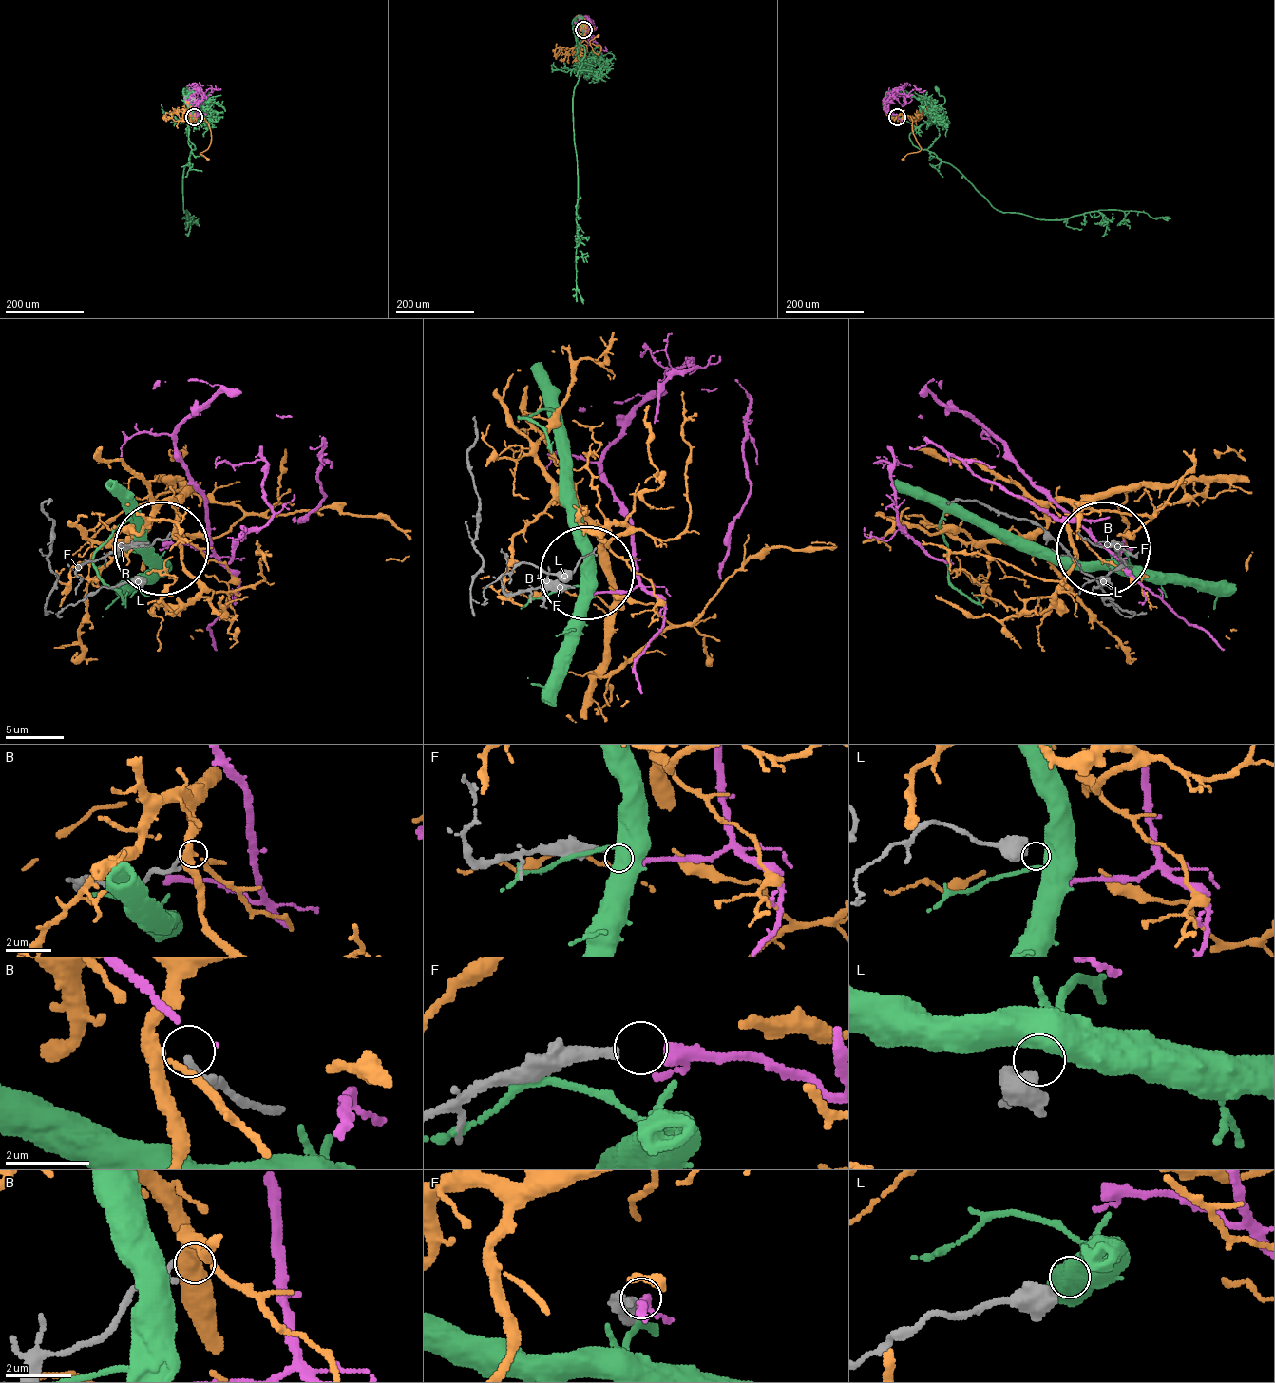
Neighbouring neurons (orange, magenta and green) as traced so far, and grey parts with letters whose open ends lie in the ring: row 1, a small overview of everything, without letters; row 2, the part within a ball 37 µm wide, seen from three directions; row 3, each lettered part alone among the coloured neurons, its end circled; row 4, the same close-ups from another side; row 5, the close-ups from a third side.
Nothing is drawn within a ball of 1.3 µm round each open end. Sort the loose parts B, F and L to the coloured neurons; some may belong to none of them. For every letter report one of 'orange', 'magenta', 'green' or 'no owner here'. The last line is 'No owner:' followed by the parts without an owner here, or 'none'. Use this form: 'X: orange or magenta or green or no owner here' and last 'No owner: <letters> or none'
B: no owner here
F: magenta
L: no owner here
No owner: B, L

